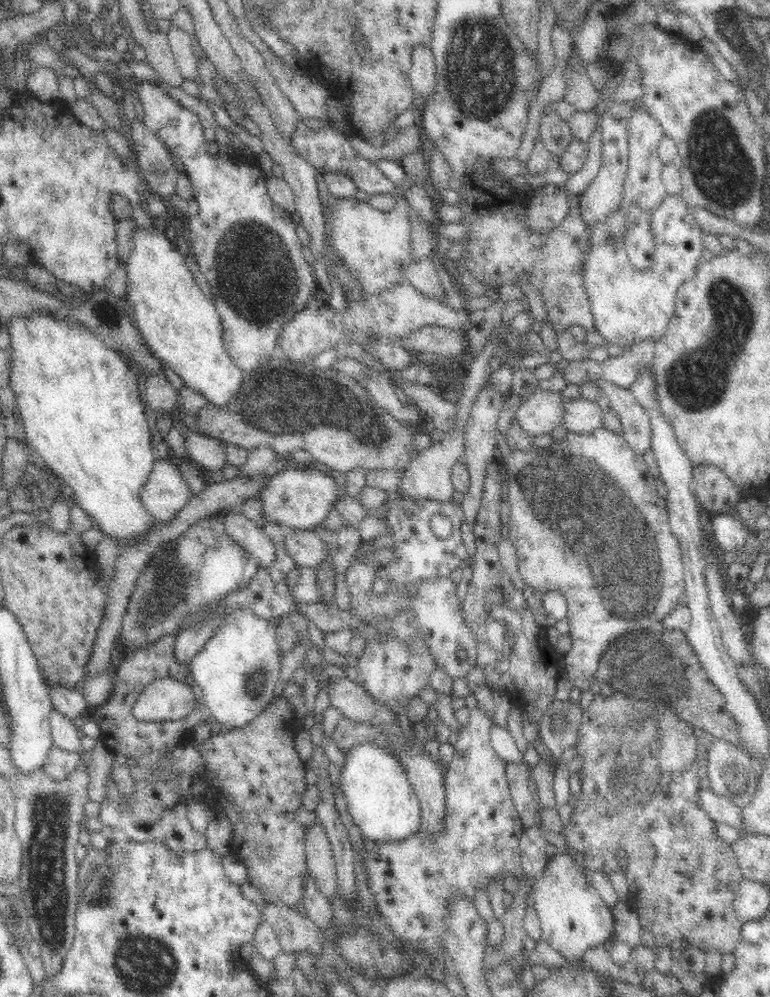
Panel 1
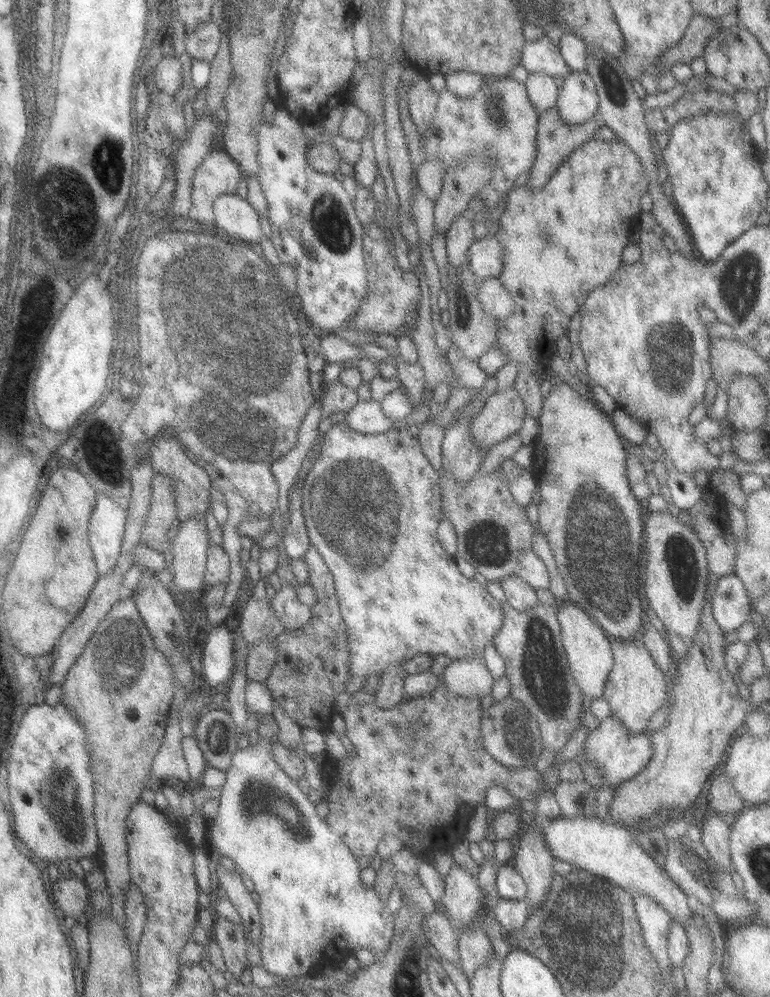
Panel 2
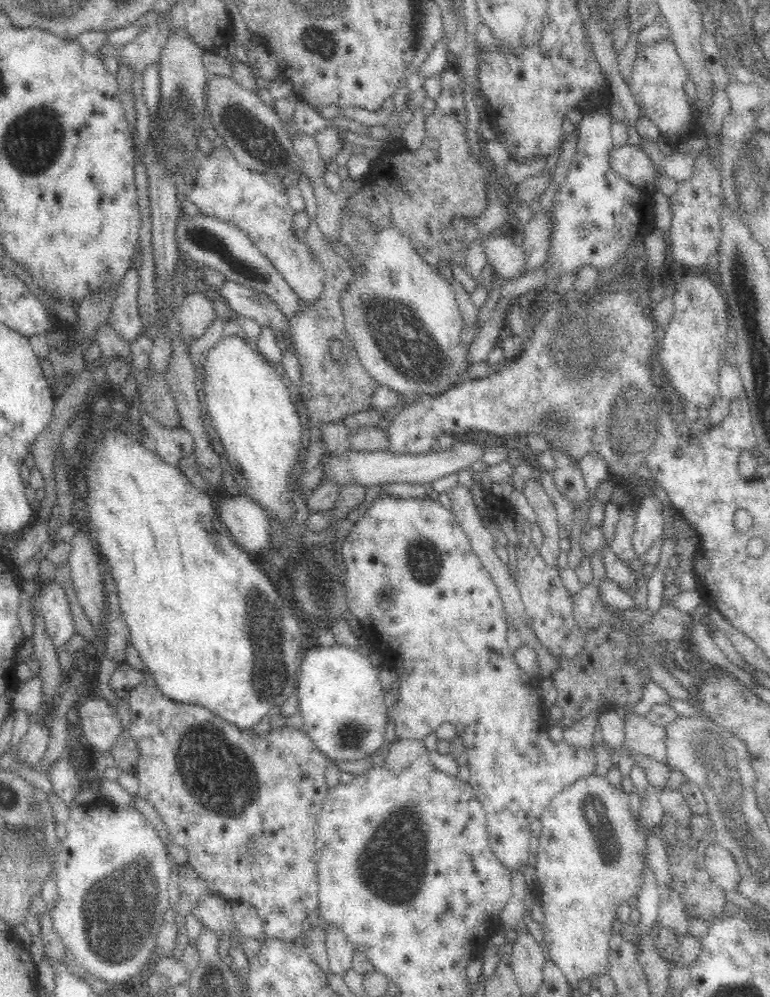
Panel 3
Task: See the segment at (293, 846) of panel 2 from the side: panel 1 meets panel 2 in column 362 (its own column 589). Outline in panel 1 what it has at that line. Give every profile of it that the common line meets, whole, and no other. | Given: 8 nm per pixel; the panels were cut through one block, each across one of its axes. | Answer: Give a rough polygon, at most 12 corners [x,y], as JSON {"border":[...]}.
{"border":[[572,855],[548,858],[531,891],[540,940],[580,962],[614,918]]}

